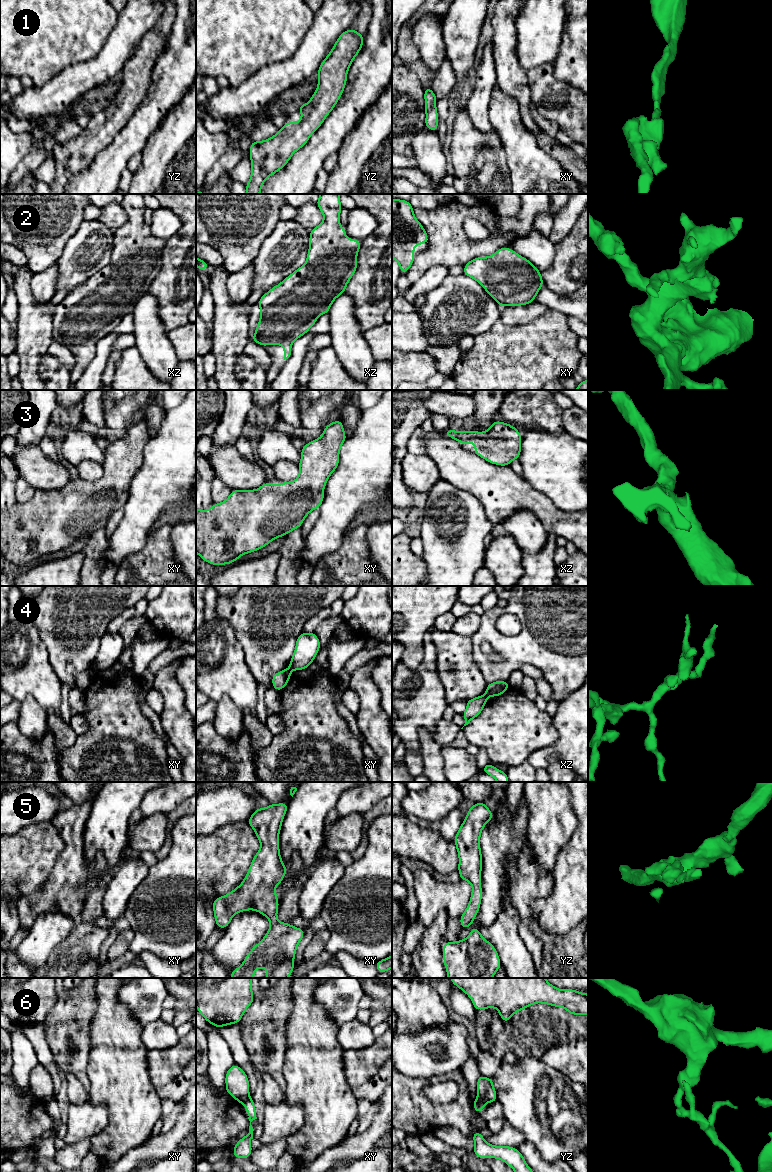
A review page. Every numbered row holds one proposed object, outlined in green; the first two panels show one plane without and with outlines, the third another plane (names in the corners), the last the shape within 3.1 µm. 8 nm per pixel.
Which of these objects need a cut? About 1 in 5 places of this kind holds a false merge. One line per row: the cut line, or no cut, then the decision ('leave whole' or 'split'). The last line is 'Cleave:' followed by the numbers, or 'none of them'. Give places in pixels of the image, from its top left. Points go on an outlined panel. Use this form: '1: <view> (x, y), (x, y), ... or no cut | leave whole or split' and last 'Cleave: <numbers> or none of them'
1: no cut | leave whole
2: no cut | leave whole
3: no cut | leave whole
4: xy (289, 667), (291, 670) | split
5: no cut | leave whole
6: xy (249, 1097), (244, 1105) | split
Cleave: 4, 6

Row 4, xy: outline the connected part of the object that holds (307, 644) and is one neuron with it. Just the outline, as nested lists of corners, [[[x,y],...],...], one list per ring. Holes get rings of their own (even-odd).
[[[302,632],[296,640],[296,648],[290,661],[291,671],[308,668],[315,659],[320,647],[320,641],[314,632]]]

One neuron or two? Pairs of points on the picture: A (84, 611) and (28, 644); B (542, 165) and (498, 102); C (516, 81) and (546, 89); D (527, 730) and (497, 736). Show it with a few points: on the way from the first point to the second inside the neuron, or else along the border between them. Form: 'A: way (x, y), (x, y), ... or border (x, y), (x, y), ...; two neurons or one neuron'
A: border (35, 627), (45, 645), (49, 659); two neurons
B: way (526, 149), (515, 138), (505, 118); one neuron
C: border (526, 71), (531, 100); two neurons
D: way (520, 730), (504, 730); one neuron

